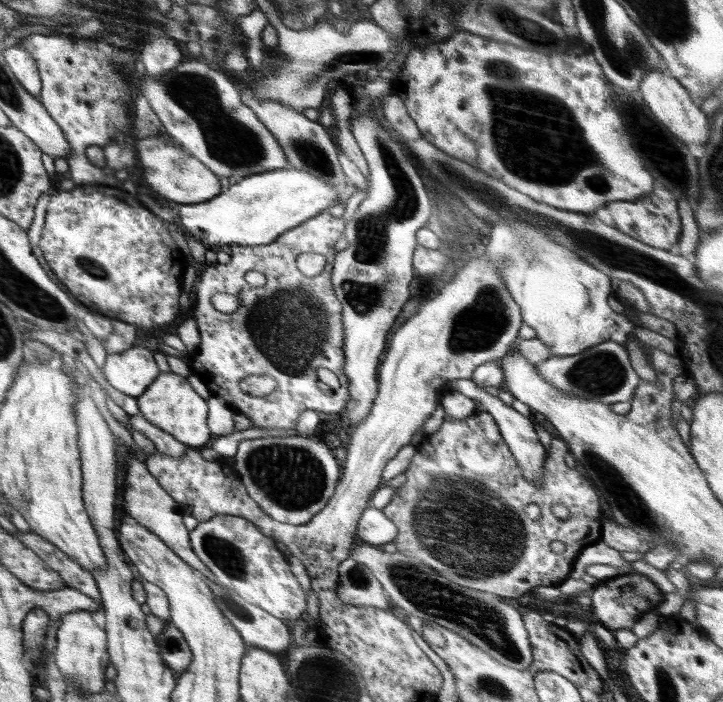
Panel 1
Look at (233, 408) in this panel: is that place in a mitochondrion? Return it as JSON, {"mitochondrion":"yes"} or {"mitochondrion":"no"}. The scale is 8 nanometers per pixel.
{"mitochondrion":"no"}

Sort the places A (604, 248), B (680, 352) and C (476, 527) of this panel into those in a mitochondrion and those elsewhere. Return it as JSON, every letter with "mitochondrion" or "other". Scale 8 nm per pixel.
{"A":"mitochondrion","B":"other","C":"mitochondrion"}

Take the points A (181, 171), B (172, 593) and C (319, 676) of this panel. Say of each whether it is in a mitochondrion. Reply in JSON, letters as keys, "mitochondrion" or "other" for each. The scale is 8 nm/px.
{"A":"mitochondrion","B":"other","C":"mitochondrion"}

